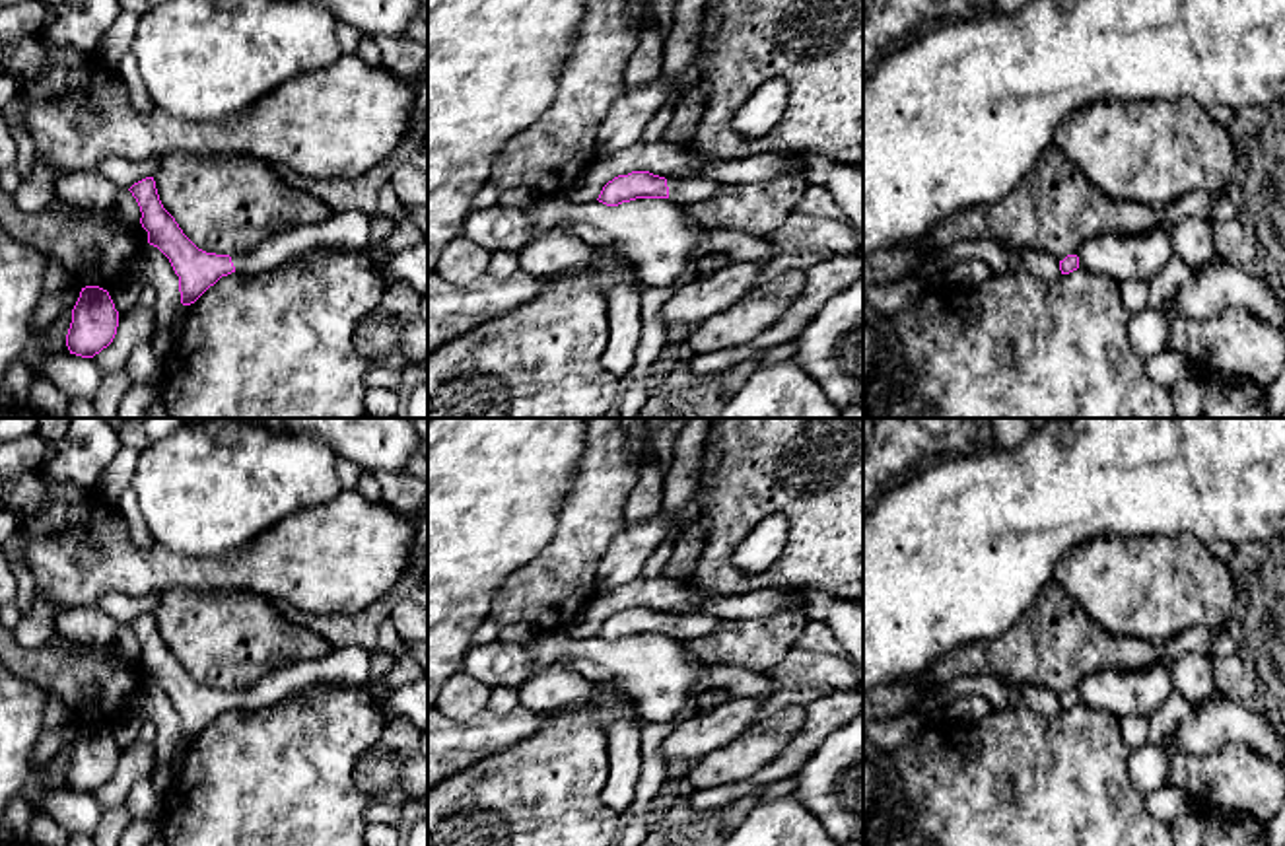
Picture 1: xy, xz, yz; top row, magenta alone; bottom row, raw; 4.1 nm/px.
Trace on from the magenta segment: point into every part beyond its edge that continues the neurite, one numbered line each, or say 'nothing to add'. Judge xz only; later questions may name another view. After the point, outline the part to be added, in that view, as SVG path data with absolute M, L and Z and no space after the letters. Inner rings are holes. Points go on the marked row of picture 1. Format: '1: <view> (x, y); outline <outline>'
1: xz (683, 191); outline M690 177L690 179L667 179L669 200L680 206L702 202L713 193L723 189L723 183Z

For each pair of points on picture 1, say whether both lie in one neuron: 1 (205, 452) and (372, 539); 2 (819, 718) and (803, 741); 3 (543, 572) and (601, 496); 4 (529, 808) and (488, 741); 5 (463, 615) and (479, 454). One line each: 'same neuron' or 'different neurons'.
1: different neurons
2: same neuron
3: same neuron
4: different neurons
5: same neuron

